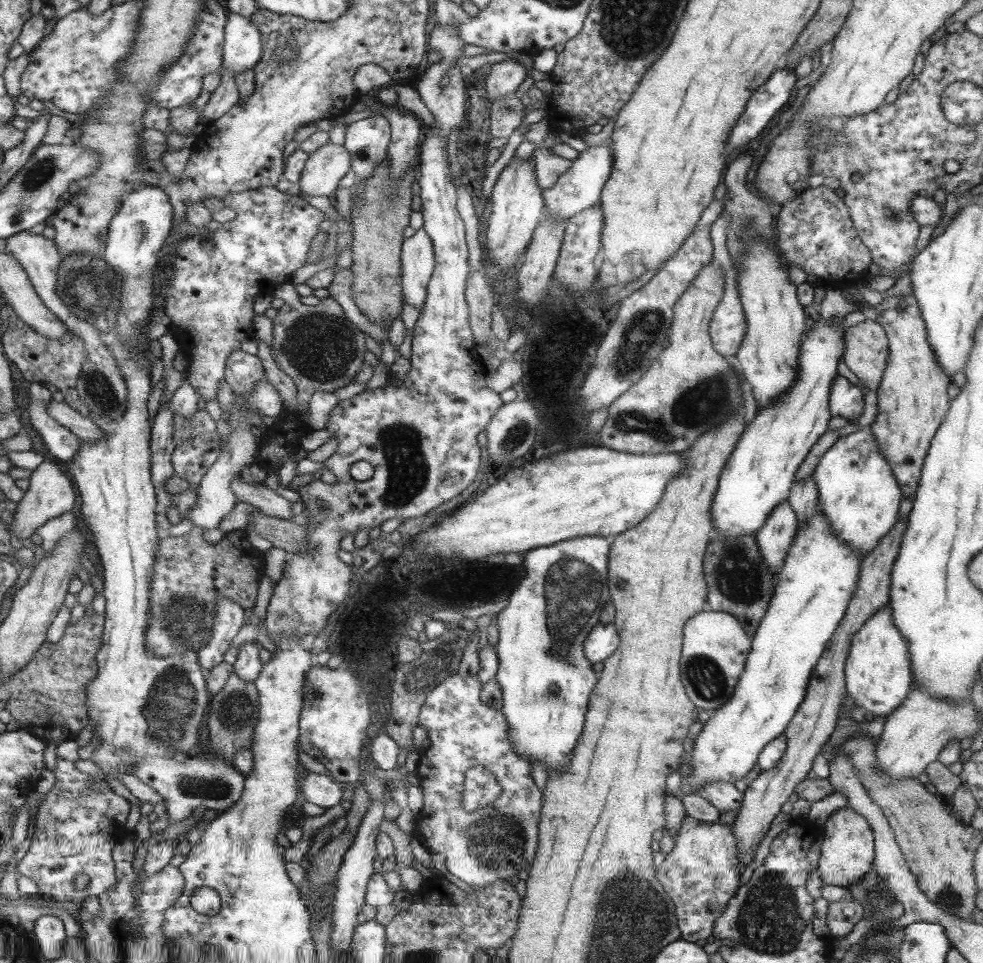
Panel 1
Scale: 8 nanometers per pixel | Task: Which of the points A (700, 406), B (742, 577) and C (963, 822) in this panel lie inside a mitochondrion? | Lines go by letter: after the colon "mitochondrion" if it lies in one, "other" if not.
A: mitochondrion
B: mitochondrion
C: other

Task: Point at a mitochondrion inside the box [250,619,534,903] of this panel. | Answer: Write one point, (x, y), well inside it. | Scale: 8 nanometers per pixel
(494, 841)

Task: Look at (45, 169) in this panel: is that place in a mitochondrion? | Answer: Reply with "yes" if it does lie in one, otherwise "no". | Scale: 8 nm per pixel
yes

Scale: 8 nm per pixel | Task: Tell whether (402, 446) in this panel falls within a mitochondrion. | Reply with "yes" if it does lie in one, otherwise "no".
yes

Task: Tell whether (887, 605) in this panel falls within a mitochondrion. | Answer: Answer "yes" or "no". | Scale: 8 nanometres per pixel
no

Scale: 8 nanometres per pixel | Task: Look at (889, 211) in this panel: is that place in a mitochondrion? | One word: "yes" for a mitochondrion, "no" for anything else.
yes

